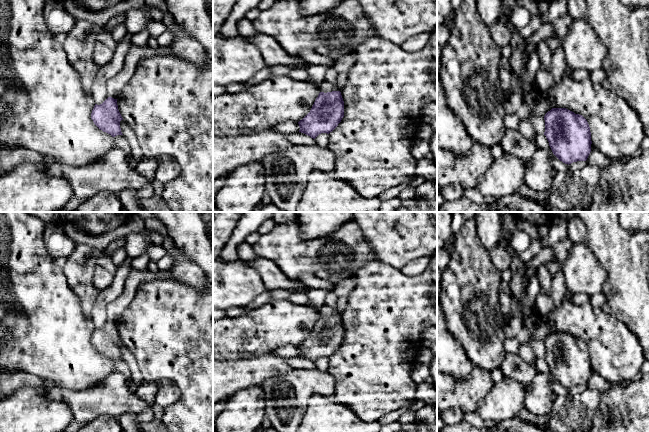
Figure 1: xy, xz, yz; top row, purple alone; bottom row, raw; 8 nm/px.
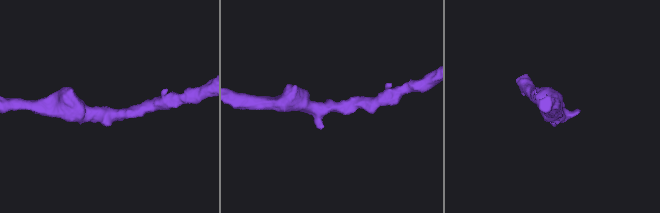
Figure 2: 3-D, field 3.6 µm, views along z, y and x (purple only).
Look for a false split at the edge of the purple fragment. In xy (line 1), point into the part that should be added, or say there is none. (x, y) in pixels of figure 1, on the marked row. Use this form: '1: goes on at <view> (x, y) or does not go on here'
1: does not go on here

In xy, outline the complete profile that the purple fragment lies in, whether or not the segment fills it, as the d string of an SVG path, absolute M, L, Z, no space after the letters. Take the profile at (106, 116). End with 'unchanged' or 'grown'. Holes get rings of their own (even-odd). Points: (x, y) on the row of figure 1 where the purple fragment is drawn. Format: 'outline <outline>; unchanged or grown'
outline M108 97L102 104L95 104L91 119L100 130L112 137L123 135L120 128L123 118L118 110L117 99Z; unchanged

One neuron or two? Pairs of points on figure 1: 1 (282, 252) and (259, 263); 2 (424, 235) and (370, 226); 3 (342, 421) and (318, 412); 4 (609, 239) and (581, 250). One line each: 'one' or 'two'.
1: two
2: one
3: one
4: two

